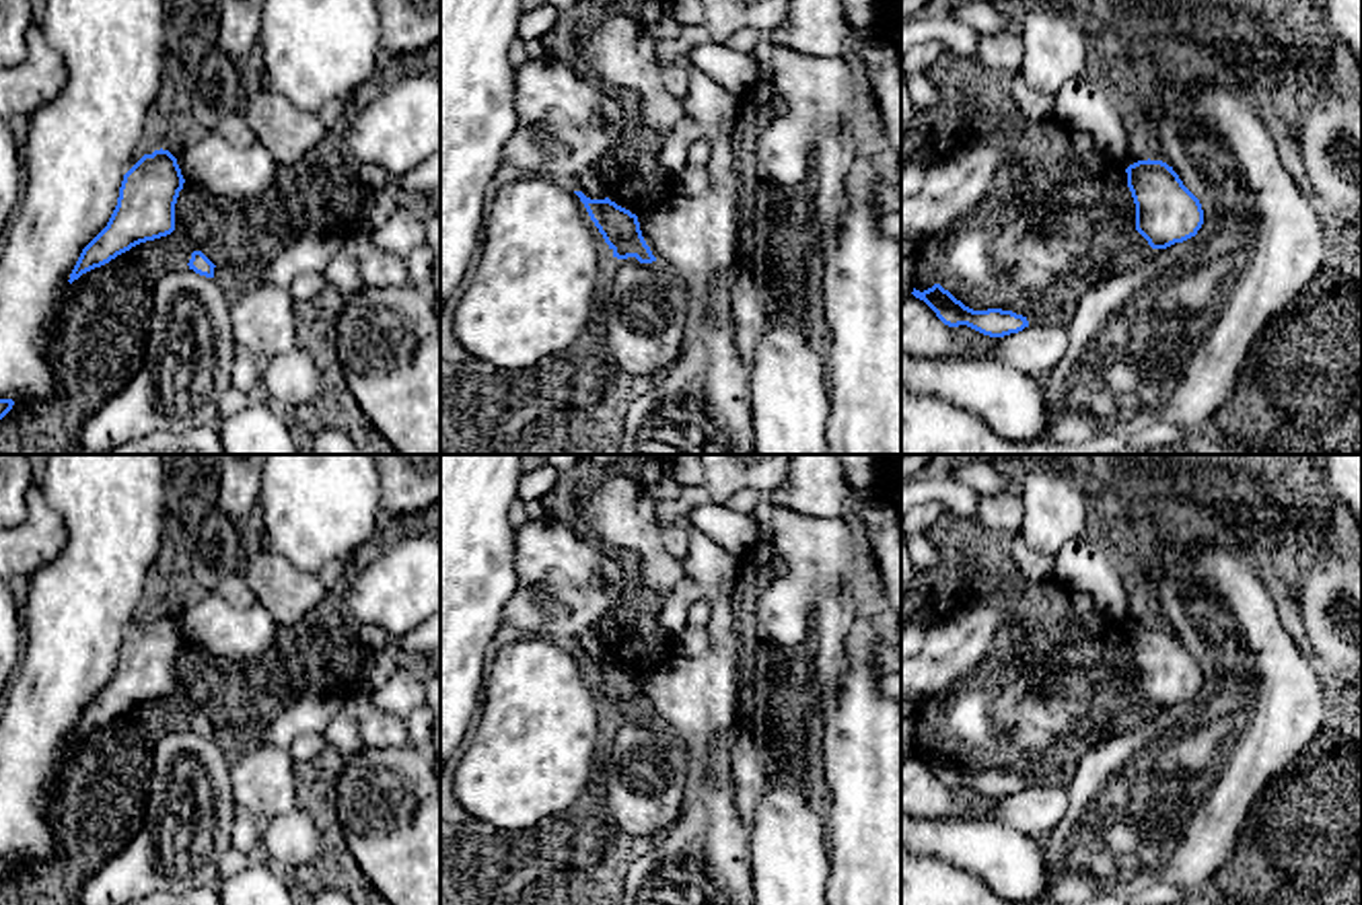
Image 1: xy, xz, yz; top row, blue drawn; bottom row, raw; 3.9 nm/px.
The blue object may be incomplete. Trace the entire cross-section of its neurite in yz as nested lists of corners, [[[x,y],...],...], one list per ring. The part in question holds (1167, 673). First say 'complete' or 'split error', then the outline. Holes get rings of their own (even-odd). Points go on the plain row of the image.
complete; [[[1138,621],[1125,629],[1136,664],[1136,691],[1152,710],[1167,710],[1197,695],[1204,685],[1199,660],[1162,621]]]

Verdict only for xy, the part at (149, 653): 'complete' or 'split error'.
complete

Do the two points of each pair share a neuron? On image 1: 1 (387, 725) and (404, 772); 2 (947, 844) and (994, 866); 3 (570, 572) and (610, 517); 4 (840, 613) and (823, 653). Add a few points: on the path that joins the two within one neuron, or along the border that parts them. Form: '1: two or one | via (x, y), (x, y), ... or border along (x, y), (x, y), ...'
1: two | border along (408, 741), (396, 747), (365, 747)
2: one | via (959, 844), (972, 844), (982, 854)
3: two | border along (603, 546), (622, 554), (636, 578)
4: one | via (832, 624), (828, 642)

